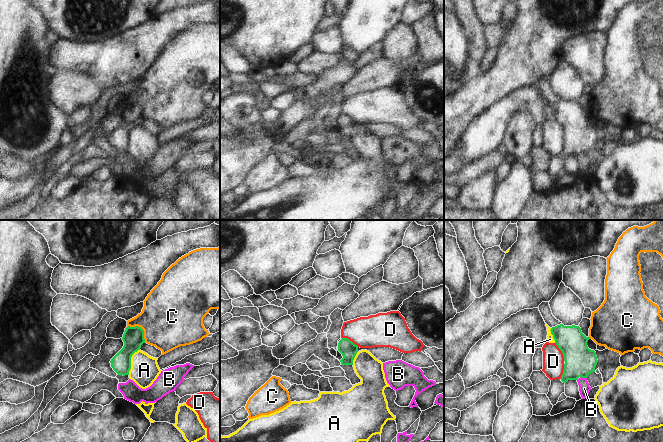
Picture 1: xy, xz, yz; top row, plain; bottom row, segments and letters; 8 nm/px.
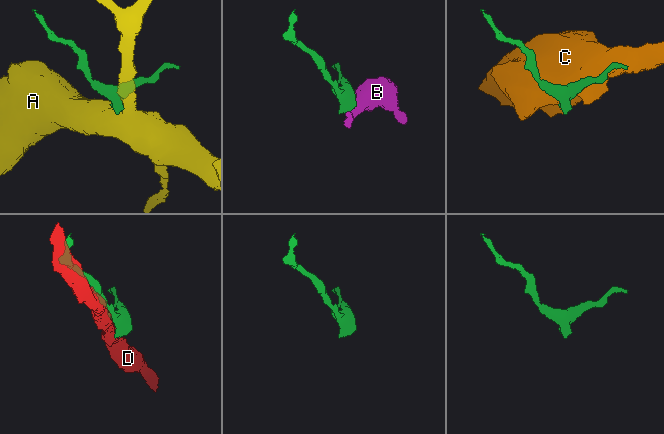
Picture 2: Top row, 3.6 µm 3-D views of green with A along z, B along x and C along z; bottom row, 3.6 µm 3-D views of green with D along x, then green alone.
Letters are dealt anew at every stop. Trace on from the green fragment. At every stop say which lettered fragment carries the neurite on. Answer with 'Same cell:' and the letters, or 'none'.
Same cell: none.

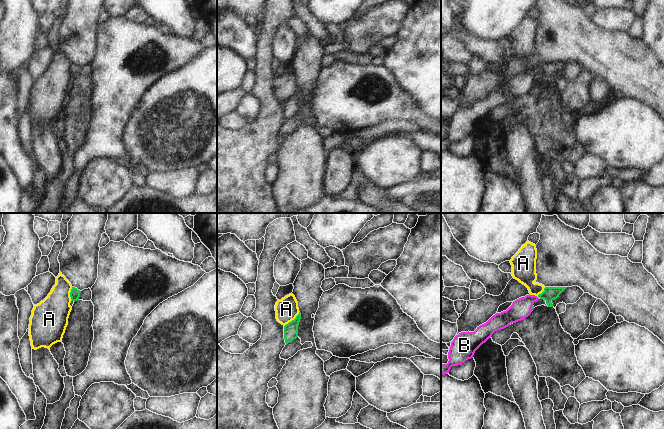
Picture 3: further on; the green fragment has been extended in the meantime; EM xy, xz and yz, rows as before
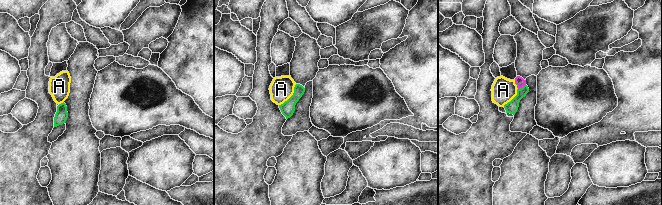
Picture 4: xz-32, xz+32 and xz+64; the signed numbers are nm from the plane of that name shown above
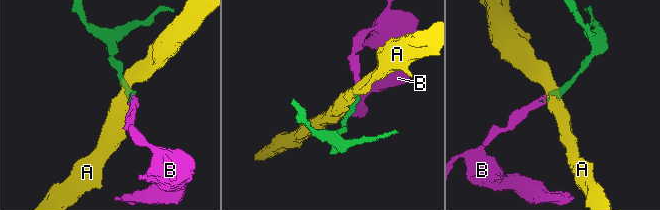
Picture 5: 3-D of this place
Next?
Same cell: B.

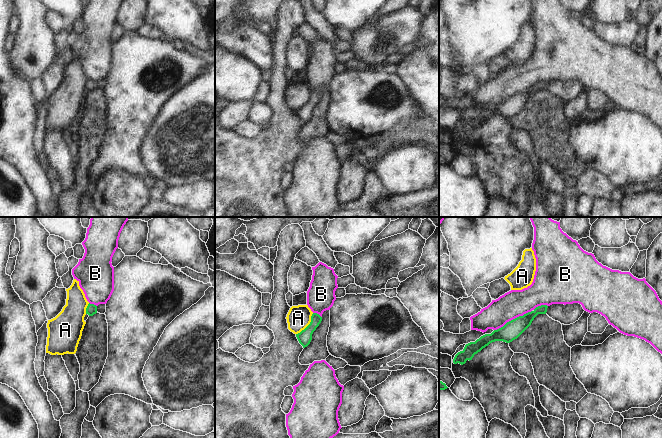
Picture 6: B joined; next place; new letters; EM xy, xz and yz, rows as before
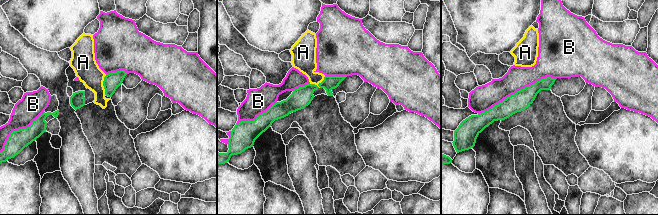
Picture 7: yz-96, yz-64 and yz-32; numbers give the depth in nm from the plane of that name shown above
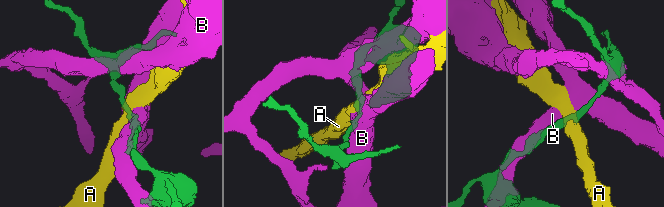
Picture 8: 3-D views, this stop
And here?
Same cell: none.

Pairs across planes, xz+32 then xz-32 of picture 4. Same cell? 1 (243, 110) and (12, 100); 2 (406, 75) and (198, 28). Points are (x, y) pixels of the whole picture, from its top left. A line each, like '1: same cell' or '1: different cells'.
1: different cells
2: same cell

